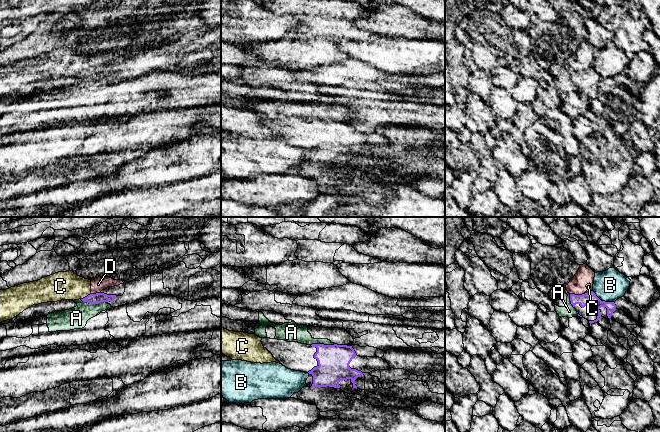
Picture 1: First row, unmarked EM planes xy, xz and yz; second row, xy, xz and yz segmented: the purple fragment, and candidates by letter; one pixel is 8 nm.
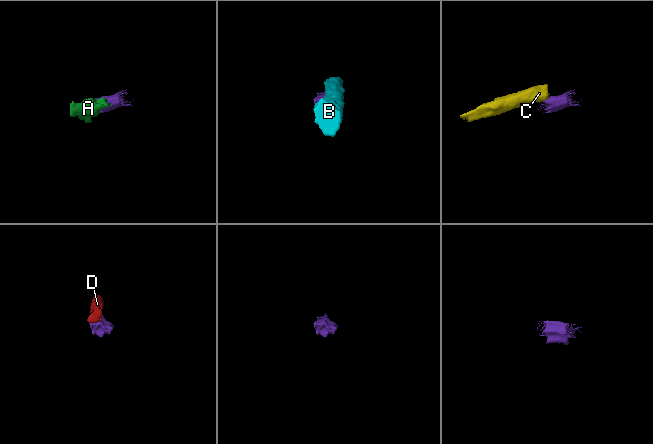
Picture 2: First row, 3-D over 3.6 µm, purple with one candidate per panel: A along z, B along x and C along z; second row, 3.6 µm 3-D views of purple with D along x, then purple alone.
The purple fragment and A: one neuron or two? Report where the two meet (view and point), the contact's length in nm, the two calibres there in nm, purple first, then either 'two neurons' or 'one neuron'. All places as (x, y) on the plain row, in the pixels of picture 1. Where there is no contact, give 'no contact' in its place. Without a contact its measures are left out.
xy (93, 79) | 200 nm | 80/180 nm | two neurons

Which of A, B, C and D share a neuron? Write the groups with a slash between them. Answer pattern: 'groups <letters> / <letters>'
groups A / B / C D

